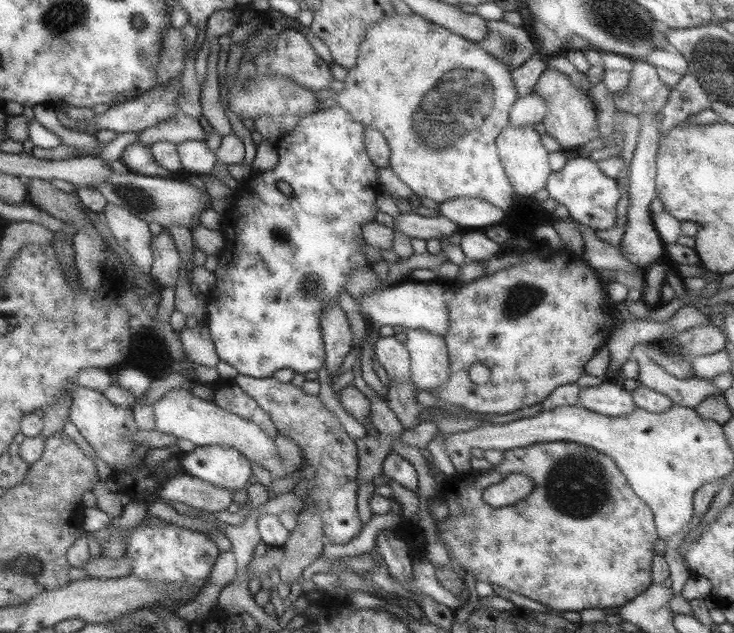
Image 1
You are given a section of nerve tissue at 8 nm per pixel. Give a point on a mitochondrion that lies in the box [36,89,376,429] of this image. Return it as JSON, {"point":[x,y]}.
{"point":[141,201]}

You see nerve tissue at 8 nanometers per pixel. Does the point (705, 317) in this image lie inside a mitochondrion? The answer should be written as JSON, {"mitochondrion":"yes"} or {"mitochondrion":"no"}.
{"mitochondrion":"no"}

